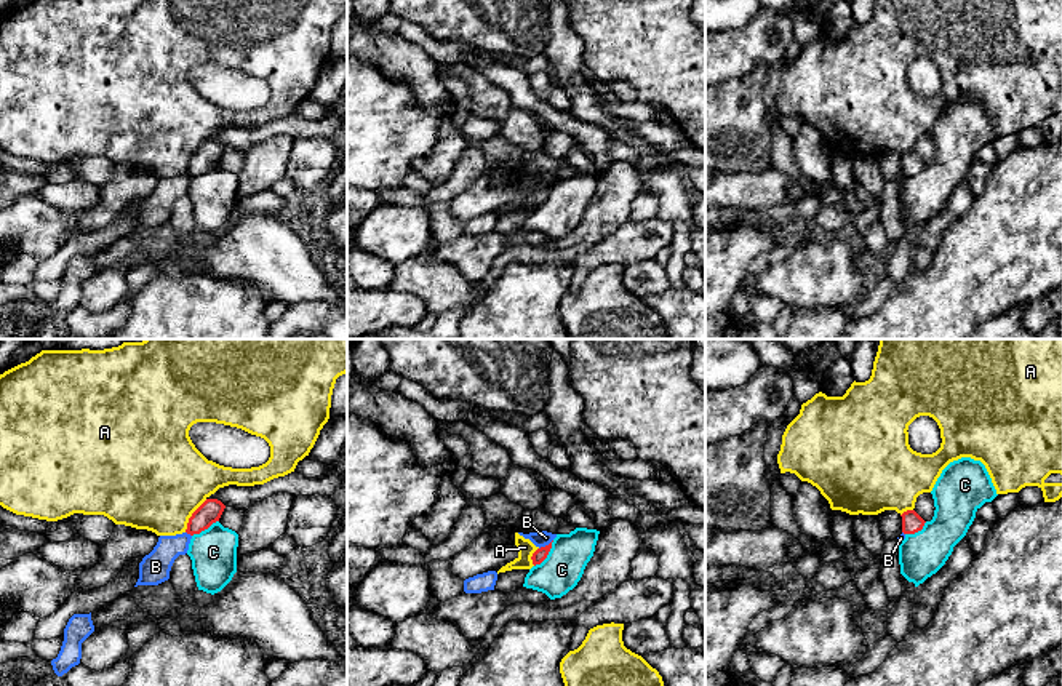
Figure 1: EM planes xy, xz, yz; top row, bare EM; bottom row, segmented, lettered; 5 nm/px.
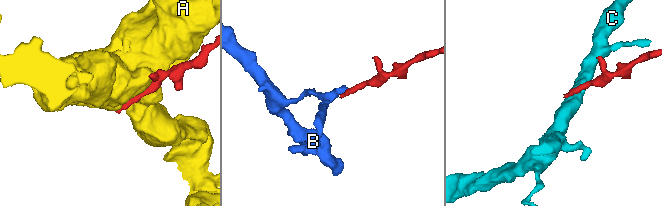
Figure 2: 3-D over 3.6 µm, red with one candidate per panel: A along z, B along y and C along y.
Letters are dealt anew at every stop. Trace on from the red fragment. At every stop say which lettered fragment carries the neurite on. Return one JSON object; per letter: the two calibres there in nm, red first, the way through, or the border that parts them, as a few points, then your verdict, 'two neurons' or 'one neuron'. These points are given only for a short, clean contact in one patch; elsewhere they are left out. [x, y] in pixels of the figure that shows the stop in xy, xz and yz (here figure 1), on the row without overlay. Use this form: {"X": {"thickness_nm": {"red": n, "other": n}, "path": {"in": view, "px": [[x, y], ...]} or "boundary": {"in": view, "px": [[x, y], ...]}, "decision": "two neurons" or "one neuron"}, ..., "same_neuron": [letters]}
{"A": {"thickness_nm": {"red": 120, "other": 480}, "decision": "two neurons"}, "B": {"thickness_nm": {"red": 70, "other": 80}, "boundary": {"in": "xz", "px": [[552, 181], [539, 191]]}, "decision": "two neurons"}, "C": {"thickness_nm": {"red": 70, "other": 200}, "boundary": {"in": "xz", "px": [[554, 183], [549, 195], [534, 208]]}, "decision": "two neurons"}, "same_neuron": []}

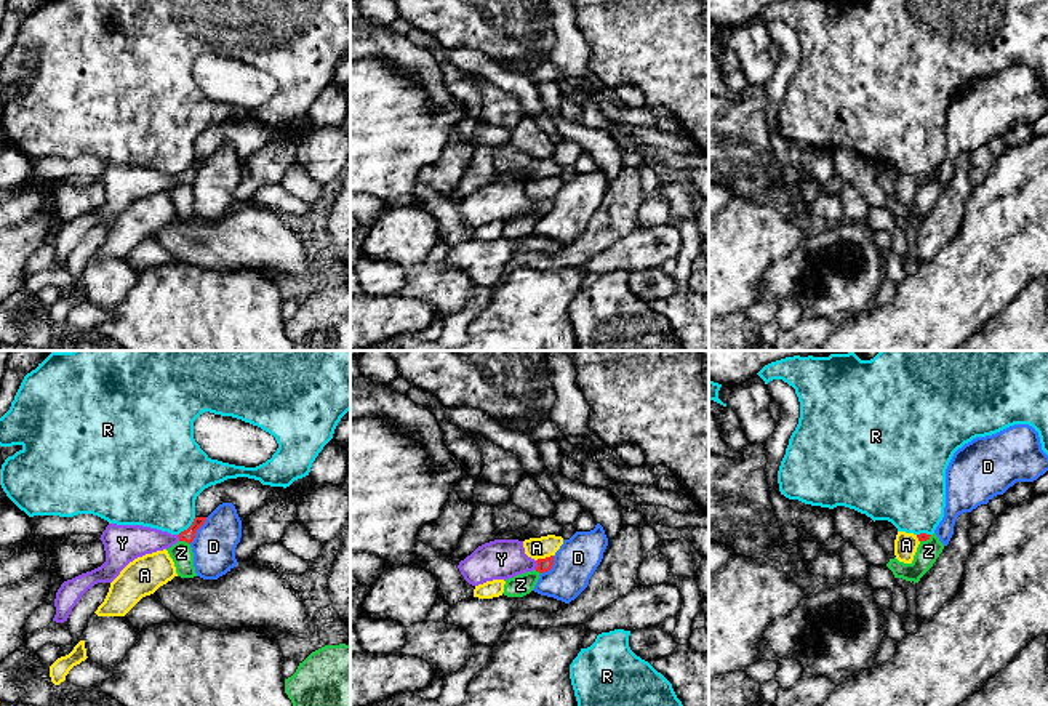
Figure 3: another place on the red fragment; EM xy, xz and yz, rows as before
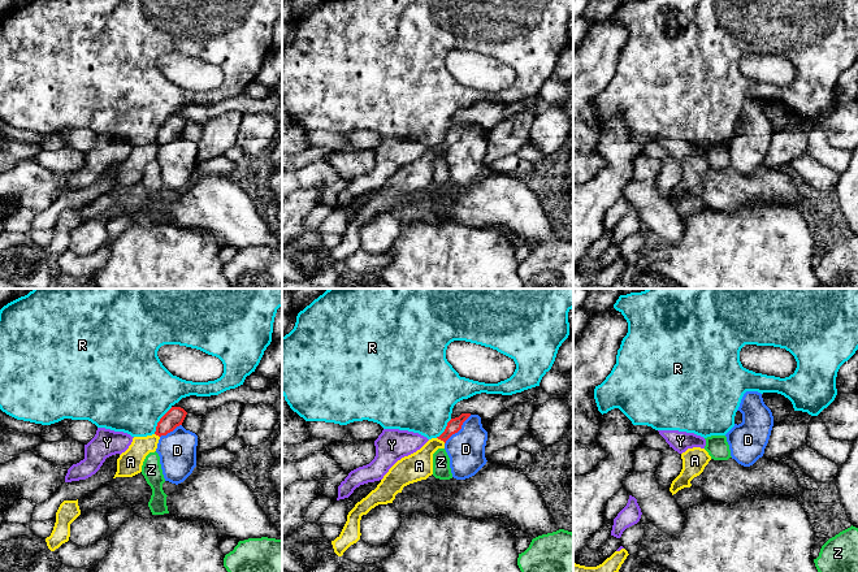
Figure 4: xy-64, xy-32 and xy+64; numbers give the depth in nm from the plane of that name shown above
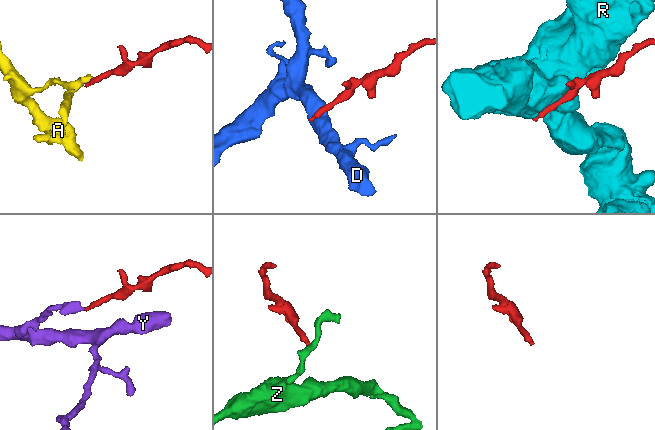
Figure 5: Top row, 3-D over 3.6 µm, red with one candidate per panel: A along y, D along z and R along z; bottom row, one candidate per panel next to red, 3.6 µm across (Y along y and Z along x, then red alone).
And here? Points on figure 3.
{"A": {"thickness_nm": {"red": 70, "other": 110}, "boundary": {"in": "xz", "px": [[552, 196], [536, 202]]}, "decision": "two neurons"}, "D": {"thickness_nm": {"red": 70, "other": 220}, "boundary": {"in": "xy", "px": [[207, 159], [189, 184]]}, "decision": "two neurons"}, "R": {"thickness_nm": {"red": 70, "other": 400}, "decision": "two neurons"}, "Y": {"thickness_nm": {"red": 70, "other": 200}, "path": {"in": "xz", "px": [[546, 205], [538, 207], [501, 200]]}, "decision": "one neuron"}, "Z": {"thickness_nm": {"red": 70, "other": 110}, "boundary": {"in": "xy", "px": [[180, 181], [189, 186]]}, "decision": "two neurons"}, "same_neuron": ["Y"]}

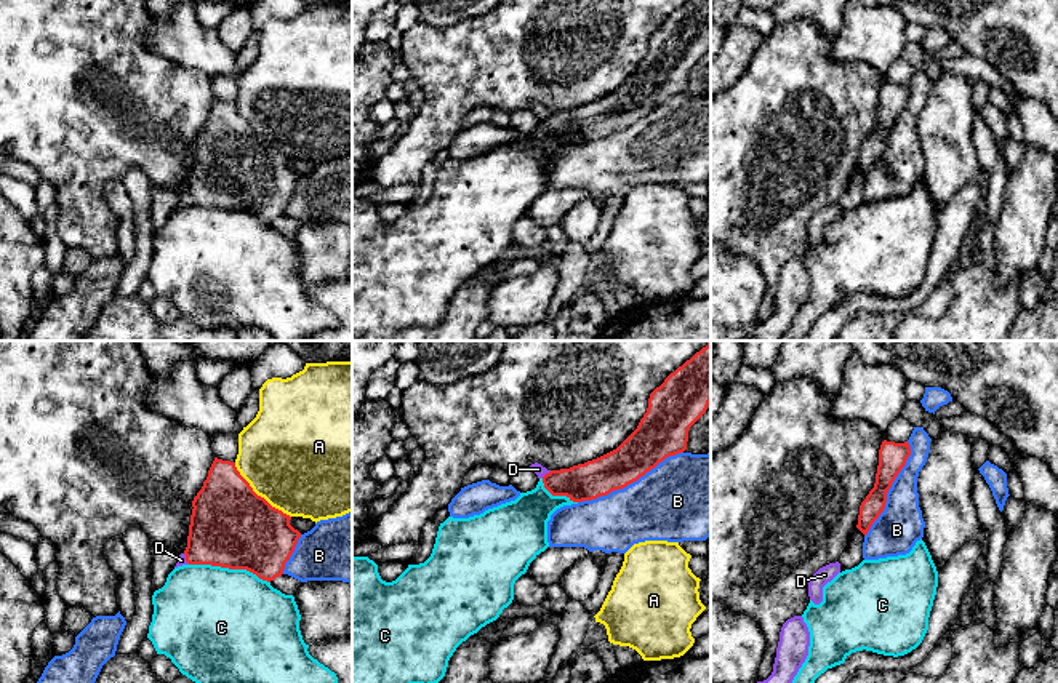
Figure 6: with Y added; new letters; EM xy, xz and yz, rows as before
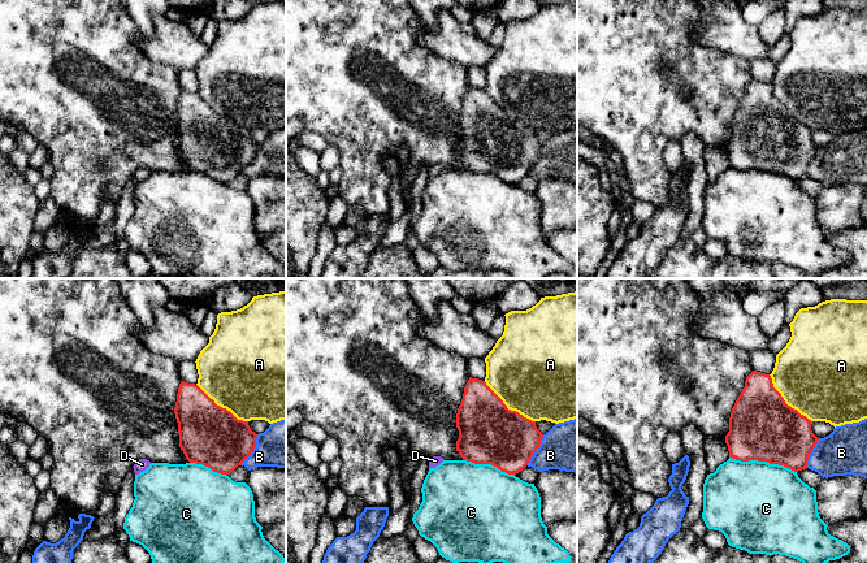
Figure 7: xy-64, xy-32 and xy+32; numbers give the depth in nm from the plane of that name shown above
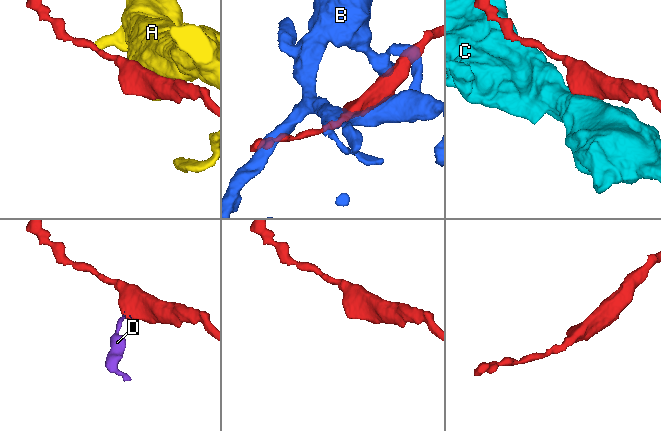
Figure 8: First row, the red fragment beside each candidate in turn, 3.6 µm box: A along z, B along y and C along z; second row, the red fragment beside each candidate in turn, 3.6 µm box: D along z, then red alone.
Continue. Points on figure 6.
{"A": {"thickness_nm": {"red": 420, "other": 480}, "decision": "two neurons"}, "B": {"thickness_nm": {"red": 220, "other": 400}, "decision": "two neurons"}, "C": {"thickness_nm": {"red": 420, "other": 500}, "decision": "two neurons"}, "D": {"thickness_nm": {"red": 190, "other": 60}, "path": {"in": "xz", "px": [[585, 123], [556, 123], [546, 115], [538, 111]]}, "decision": "one neuron"}, "same_neuron": ["D"]}

